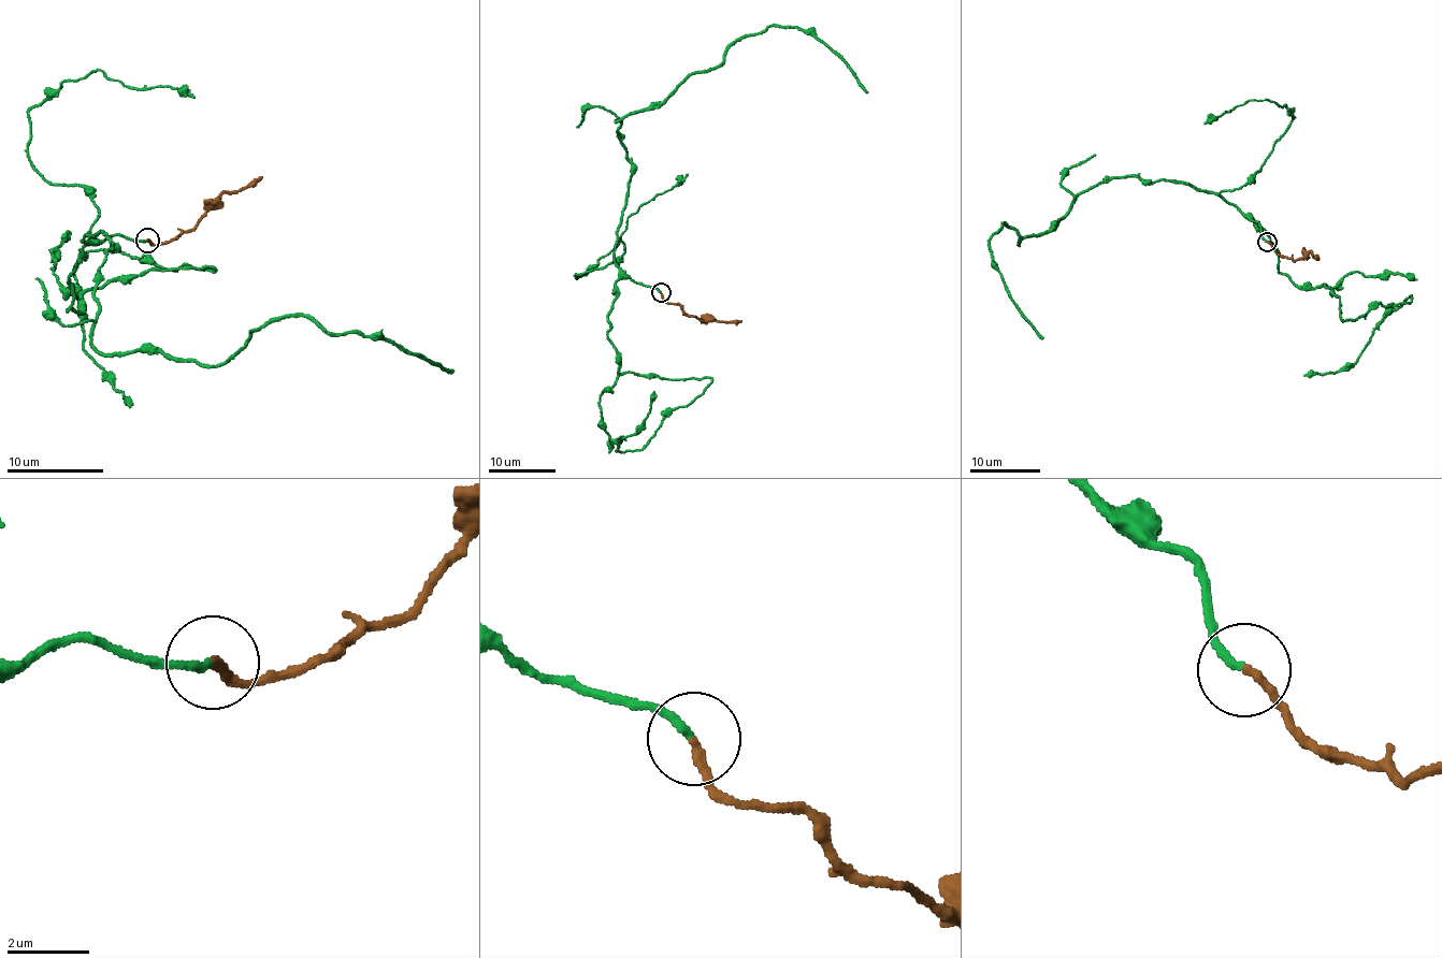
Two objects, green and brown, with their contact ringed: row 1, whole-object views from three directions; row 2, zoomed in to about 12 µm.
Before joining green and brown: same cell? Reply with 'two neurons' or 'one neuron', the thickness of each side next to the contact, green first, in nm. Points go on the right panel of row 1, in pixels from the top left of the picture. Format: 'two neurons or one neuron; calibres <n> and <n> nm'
one neuron; calibres 190 and 200 nm

